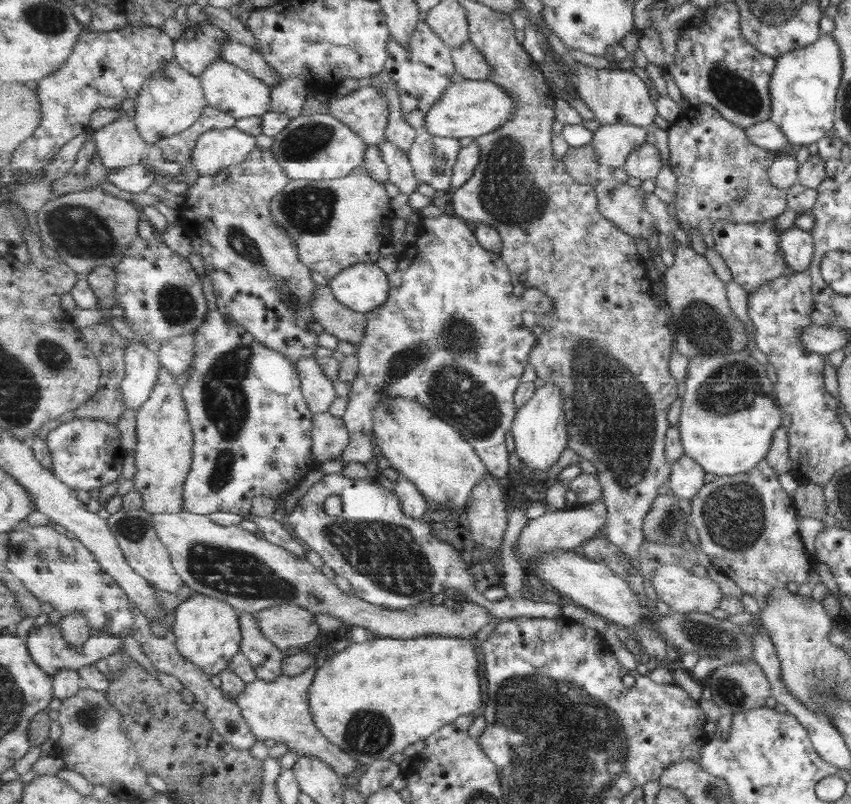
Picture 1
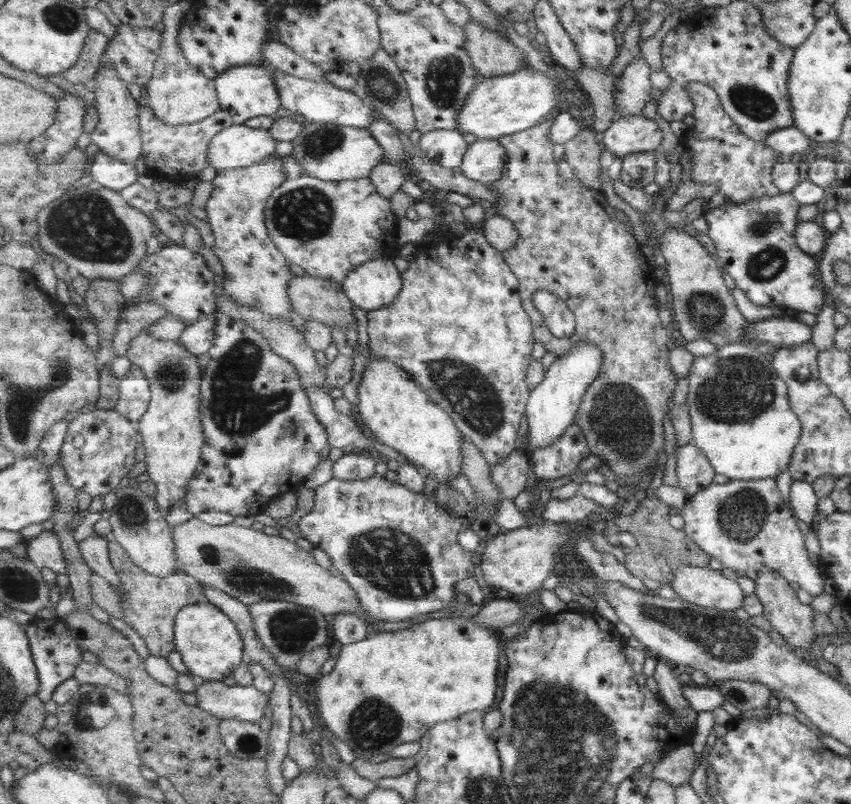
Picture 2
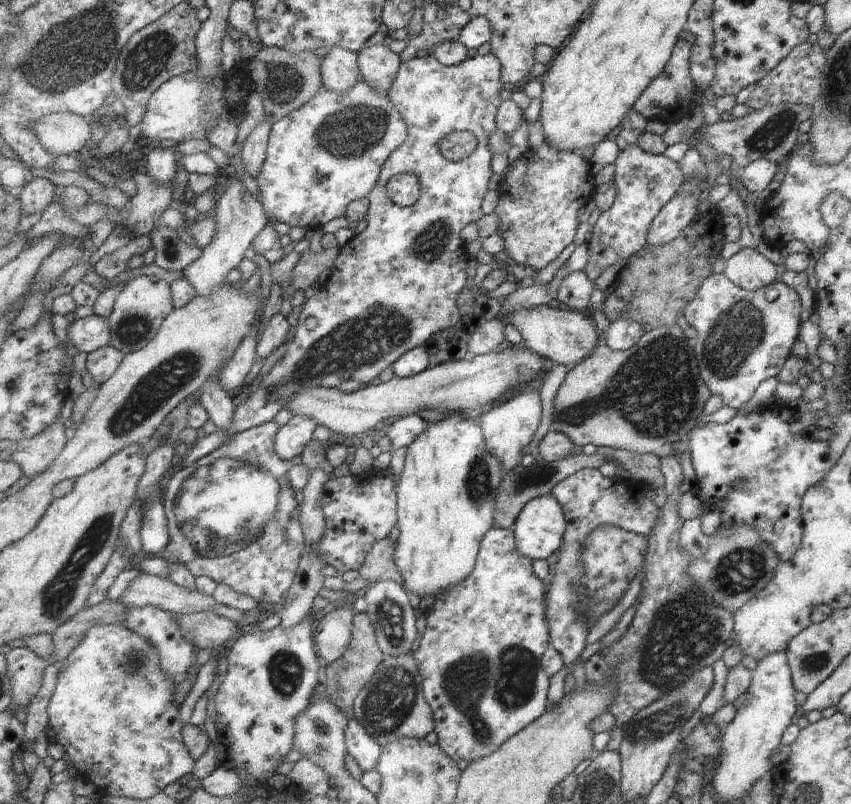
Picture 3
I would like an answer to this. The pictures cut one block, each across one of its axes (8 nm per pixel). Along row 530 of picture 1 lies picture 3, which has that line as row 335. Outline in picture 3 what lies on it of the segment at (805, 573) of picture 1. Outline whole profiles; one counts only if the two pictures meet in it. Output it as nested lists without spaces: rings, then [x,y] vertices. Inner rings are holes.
[[[713,273],[706,279],[699,286],[697,296],[689,304],[684,316],[696,330],[694,354],[699,363],[700,377],[710,394],[720,396],[725,406],[739,410],[749,402],[760,382],[776,377],[784,360],[790,355],[789,349],[798,338],[799,307],[797,293],[779,280],[756,291],[744,291],[729,282],[723,273]]]

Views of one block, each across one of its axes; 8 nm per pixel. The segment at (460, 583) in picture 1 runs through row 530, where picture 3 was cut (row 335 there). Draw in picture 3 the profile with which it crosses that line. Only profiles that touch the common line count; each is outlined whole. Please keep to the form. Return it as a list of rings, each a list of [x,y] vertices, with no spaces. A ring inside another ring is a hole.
[[[491,52],[487,55],[475,54],[474,57],[467,57],[458,65],[451,66],[439,62],[431,53],[401,63],[397,78],[387,94],[405,119],[408,140],[385,161],[377,186],[367,196],[364,230],[340,247],[339,256],[327,281],[296,311],[297,317],[293,320],[286,354],[264,376],[261,386],[251,396],[237,401],[234,394],[227,392],[218,383],[220,370],[204,384],[201,388],[204,390],[201,402],[217,430],[199,438],[181,460],[176,460],[174,472],[195,464],[221,446],[230,445],[237,434],[270,423],[284,408],[284,404],[301,389],[338,388],[339,384],[348,380],[369,384],[383,370],[395,365],[404,354],[426,346],[434,335],[461,322],[463,314],[458,307],[458,298],[469,282],[469,254],[463,248],[466,242],[461,240],[461,230],[483,218],[481,204],[493,176],[491,162],[494,154],[489,150],[489,137],[498,129],[496,118],[503,102],[502,83],[501,61]],[[457,131],[473,133],[479,142],[472,155],[451,163],[440,151],[440,140]],[[401,173],[416,174],[422,184],[419,202],[412,207],[402,207],[388,195],[389,181]],[[393,260],[399,260],[401,264],[395,268]]]

